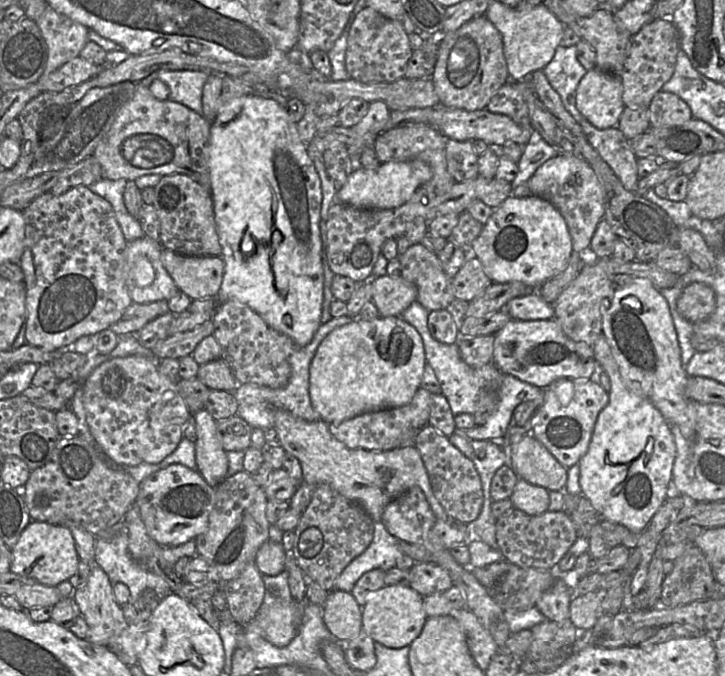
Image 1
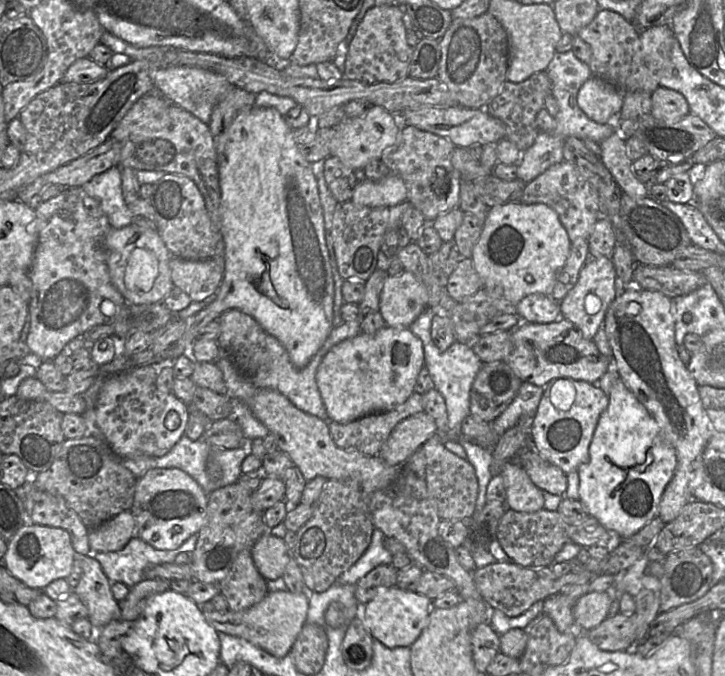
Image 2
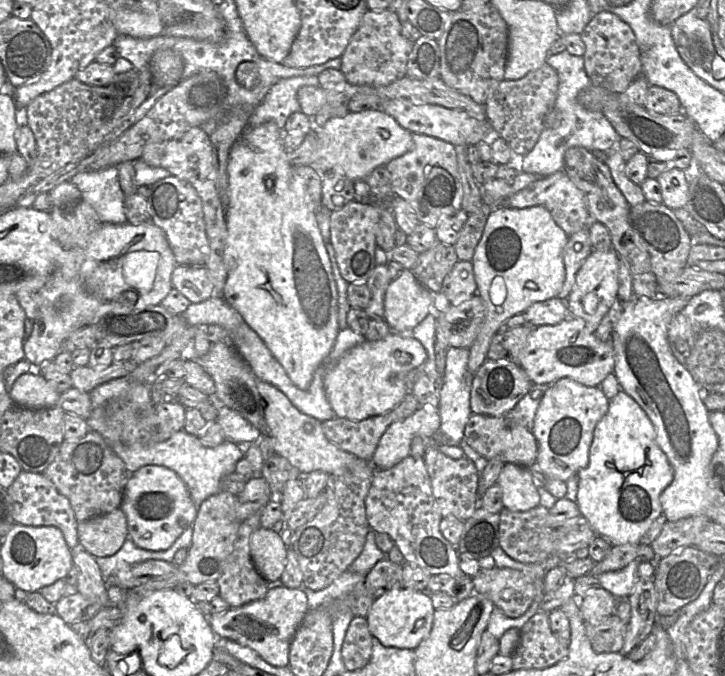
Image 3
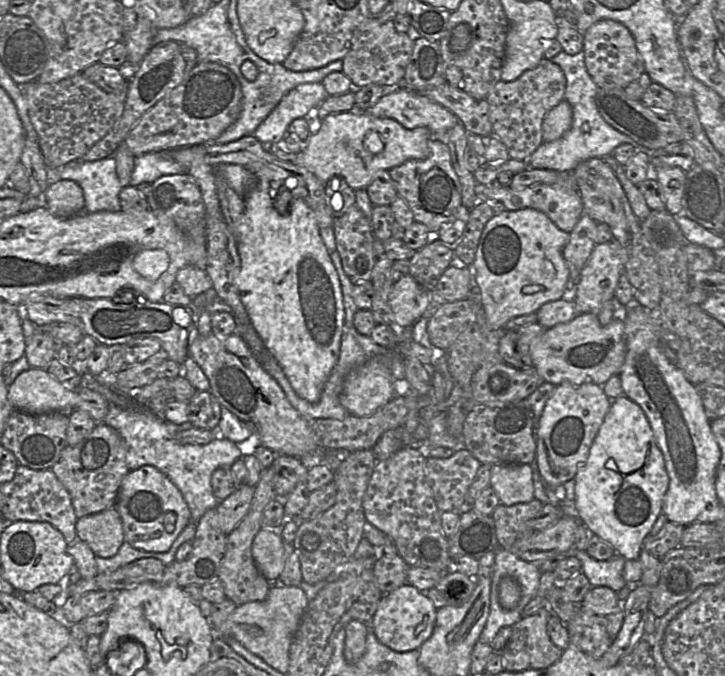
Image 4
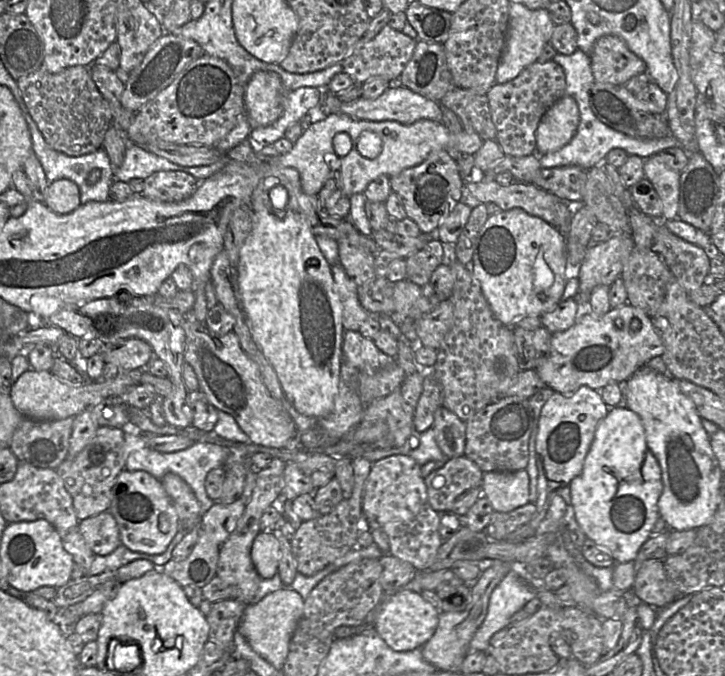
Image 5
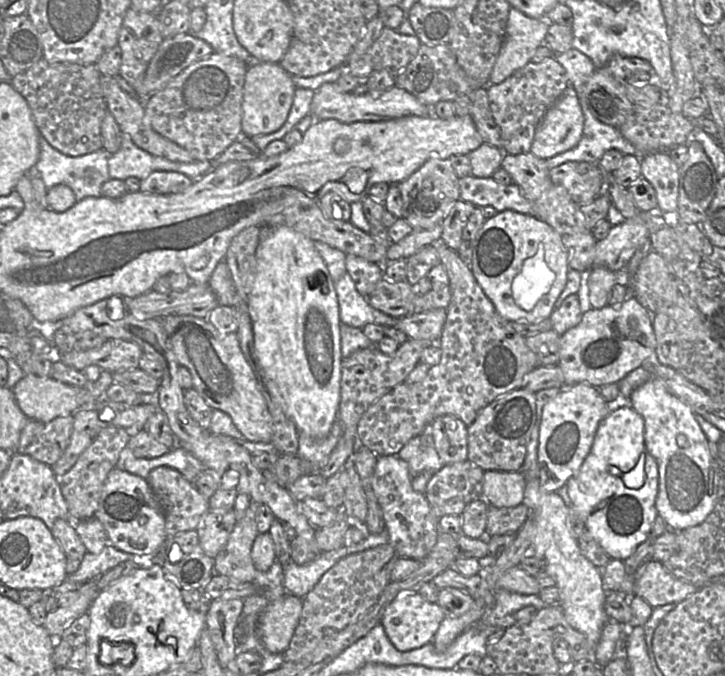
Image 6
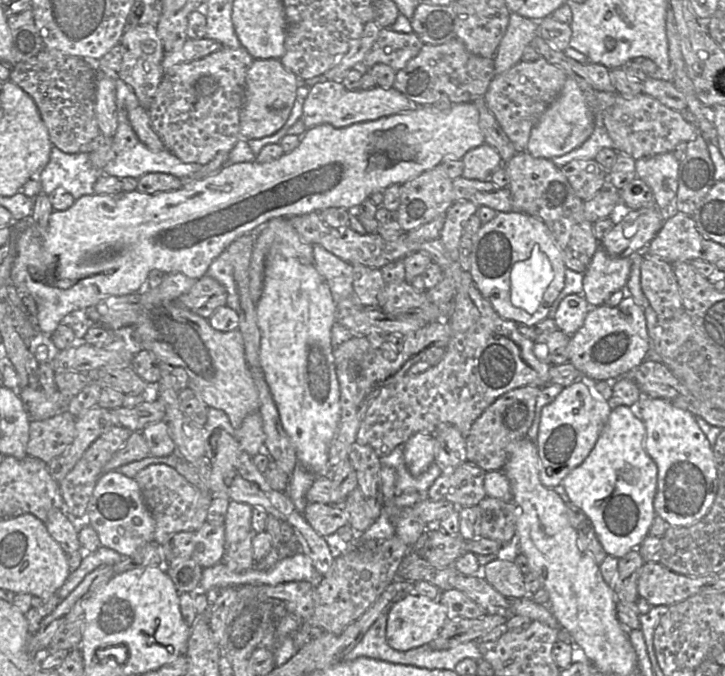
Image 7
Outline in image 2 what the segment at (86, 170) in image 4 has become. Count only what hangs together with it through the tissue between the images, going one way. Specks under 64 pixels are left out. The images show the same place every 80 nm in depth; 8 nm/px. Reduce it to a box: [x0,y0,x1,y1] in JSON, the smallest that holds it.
[81,166,132,229]

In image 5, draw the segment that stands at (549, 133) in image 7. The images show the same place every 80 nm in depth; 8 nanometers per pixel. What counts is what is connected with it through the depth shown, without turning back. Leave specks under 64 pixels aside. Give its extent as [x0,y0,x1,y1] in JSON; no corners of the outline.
[536,94,579,153]

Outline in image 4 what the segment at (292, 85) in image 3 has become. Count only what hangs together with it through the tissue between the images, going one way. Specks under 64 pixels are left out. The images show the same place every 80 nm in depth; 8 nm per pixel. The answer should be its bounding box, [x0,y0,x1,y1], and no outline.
[254,82,329,145]

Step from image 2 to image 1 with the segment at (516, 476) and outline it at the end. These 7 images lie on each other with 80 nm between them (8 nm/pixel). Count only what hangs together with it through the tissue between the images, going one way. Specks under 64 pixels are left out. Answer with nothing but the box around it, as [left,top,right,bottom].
[509,478,549,515]

